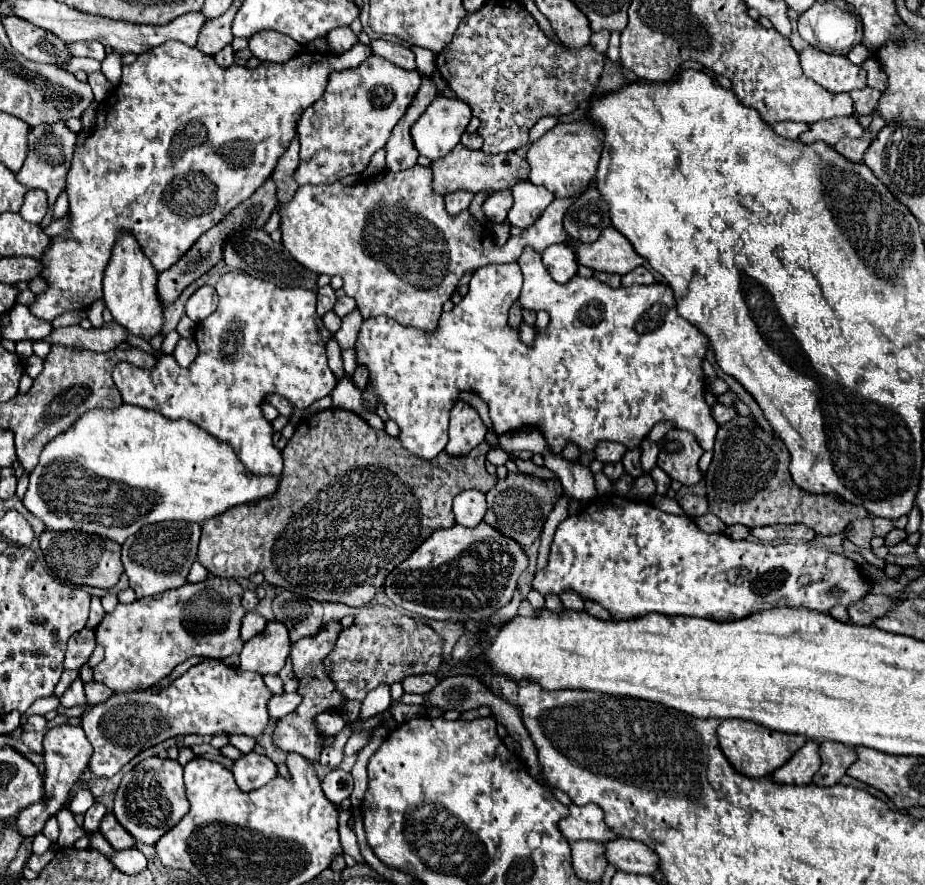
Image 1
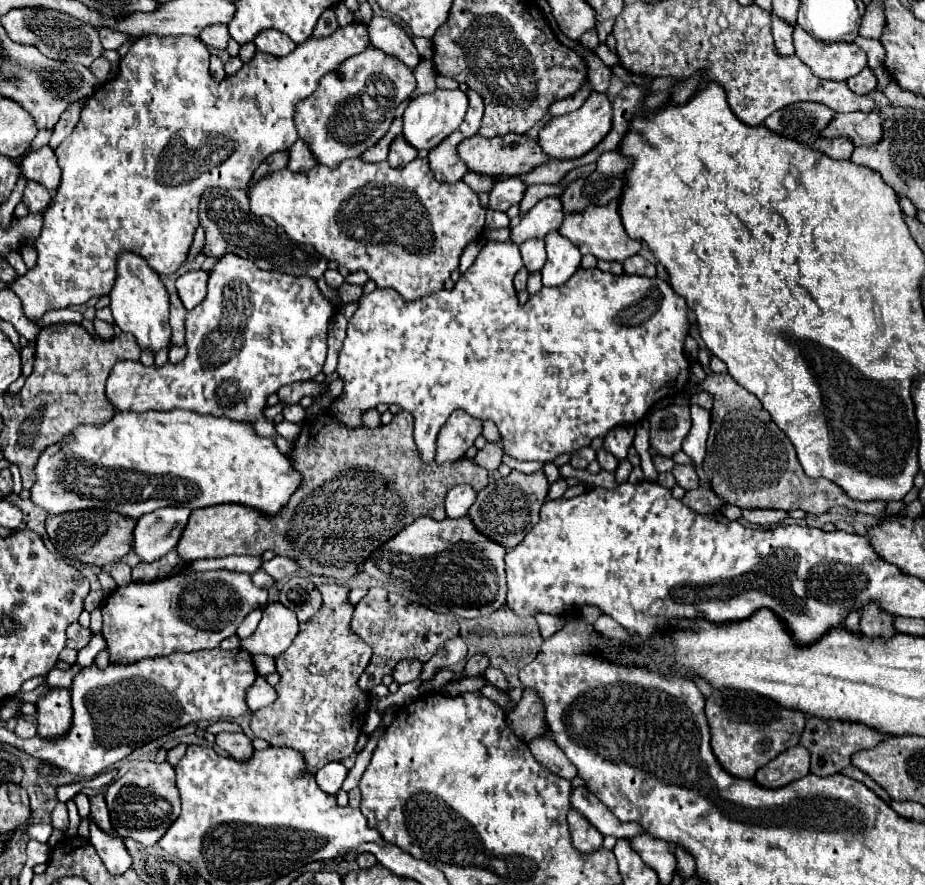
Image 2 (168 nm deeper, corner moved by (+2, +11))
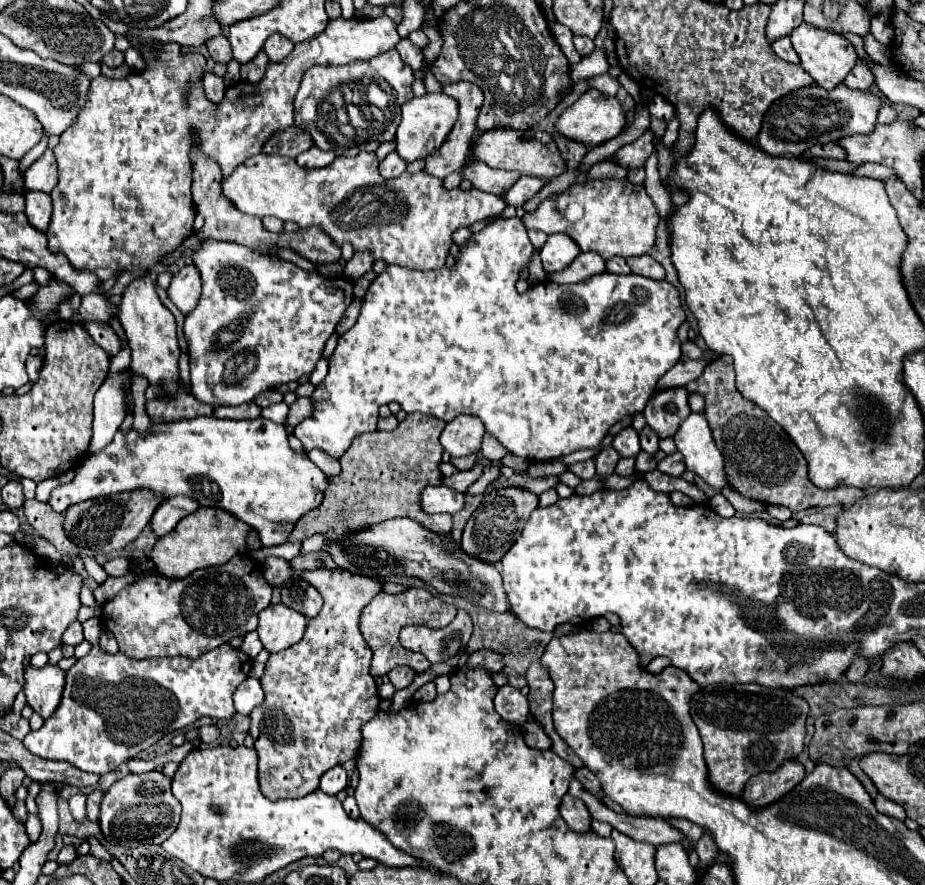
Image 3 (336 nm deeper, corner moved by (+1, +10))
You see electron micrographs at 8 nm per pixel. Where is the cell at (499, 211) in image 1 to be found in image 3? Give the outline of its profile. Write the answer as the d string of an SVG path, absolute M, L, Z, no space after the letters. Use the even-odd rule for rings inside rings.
M520 177L518 183L510 189L510 193L502 195L504 203L506 205L512 205L512 207L522 207L530 197L534 197L542 187L544 187L544 179L540 177Z

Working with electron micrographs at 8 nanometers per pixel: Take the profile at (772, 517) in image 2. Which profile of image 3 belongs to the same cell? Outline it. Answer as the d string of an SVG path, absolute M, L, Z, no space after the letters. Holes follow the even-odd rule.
M726 485L726 487L722 489L722 495L734 505L734 509L736 509L738 513L756 513L756 511L764 511L764 509L766 509L766 505L762 505L762 503L758 503L758 501L752 501L752 499L748 499L748 497L742 497L742 495L736 493L730 485Z

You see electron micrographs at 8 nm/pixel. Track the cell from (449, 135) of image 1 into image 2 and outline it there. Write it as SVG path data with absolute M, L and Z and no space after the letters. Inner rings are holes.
M433 90L429 94L421 94L409 102L407 110L403 112L403 136L405 140L417 150L431 150L439 146L451 132L455 132L467 112L469 100L467 94L461 90Z

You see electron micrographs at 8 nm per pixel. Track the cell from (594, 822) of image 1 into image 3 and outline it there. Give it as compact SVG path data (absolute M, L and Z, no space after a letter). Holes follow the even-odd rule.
M578 779L570 781L568 793L572 797L582 799L586 803L586 807L590 809L590 815L594 819L610 823L614 829L618 829L620 833L624 833L624 835L628 835L636 841L644 841L644 843L660 847L660 845L666 845L666 843L676 843L676 841L686 839L684 833L670 827L666 819L662 821L662 819L654 819L654 817L632 817L632 815L624 815L624 813L616 813L616 811L608 809L594 795L590 795Z

